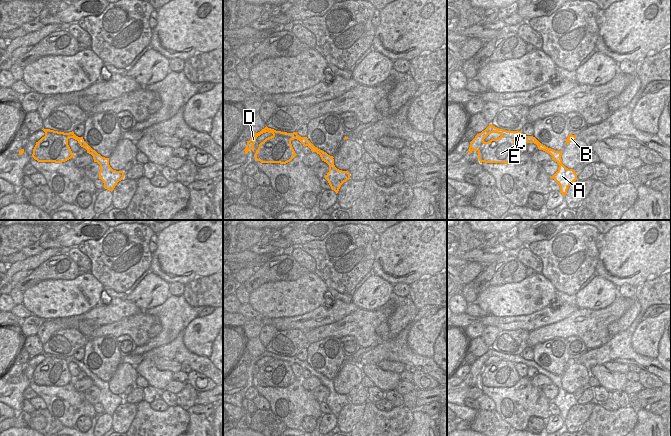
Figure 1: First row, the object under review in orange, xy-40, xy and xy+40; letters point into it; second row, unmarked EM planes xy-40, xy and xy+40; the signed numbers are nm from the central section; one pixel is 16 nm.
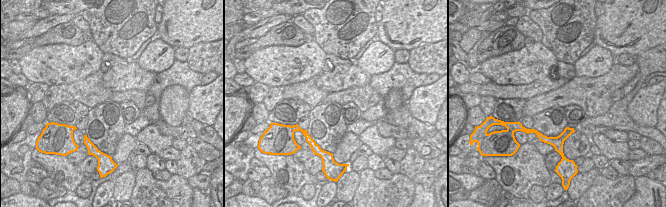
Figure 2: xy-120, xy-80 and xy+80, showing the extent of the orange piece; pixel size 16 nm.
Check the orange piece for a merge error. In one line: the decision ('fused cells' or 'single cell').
single cell

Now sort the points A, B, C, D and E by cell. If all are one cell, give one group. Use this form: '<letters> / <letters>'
A B C D E

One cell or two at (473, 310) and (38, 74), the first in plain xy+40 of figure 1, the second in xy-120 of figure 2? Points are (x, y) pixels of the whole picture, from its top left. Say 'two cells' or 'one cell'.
two cells

